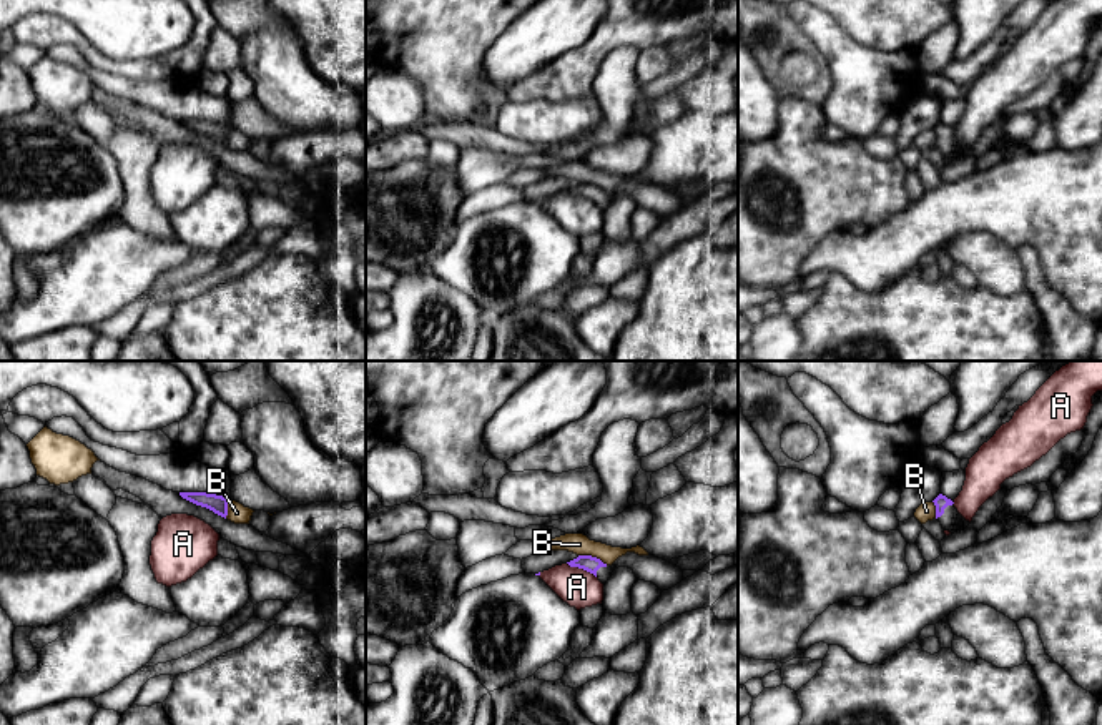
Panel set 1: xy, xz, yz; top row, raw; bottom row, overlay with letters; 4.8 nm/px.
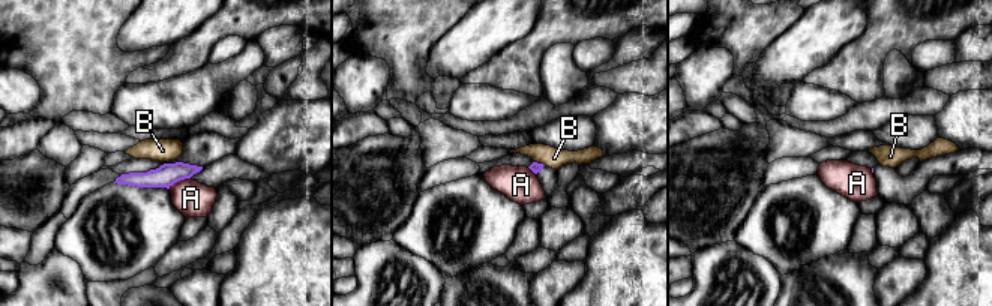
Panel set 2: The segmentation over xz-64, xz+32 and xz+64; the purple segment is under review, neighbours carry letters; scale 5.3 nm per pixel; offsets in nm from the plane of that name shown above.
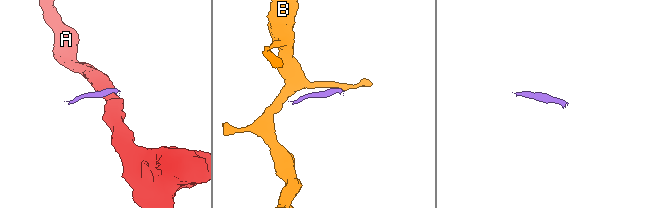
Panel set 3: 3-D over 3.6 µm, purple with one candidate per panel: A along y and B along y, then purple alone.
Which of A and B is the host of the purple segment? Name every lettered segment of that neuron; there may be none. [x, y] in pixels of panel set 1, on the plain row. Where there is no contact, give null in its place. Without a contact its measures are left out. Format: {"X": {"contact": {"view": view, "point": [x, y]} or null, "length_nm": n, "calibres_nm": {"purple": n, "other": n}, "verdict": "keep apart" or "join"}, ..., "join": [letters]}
{"A": {"contact": {"view": "xz", "point": [582, 195]}, "length_nm": 160, "calibres_nm": {"purple": 80, "other": 180}, "verdict": "keep apart"}, "B": {"contact": {"view": "xz", "point": [594, 185]}, "length_nm": 150, "calibres_nm": {"purple": 80, "other": 100}, "verdict": "keep apart"}, "join": []}

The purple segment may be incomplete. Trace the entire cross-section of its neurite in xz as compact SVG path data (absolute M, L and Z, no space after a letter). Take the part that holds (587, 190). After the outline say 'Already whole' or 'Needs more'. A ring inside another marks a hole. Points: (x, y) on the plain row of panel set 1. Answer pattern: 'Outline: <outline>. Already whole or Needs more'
Outline: M578 183L577 186L567 190L570 195L583 196L593 201L603 213L612 205L612 195L603 191L600 186L592 183Z. Needs more

